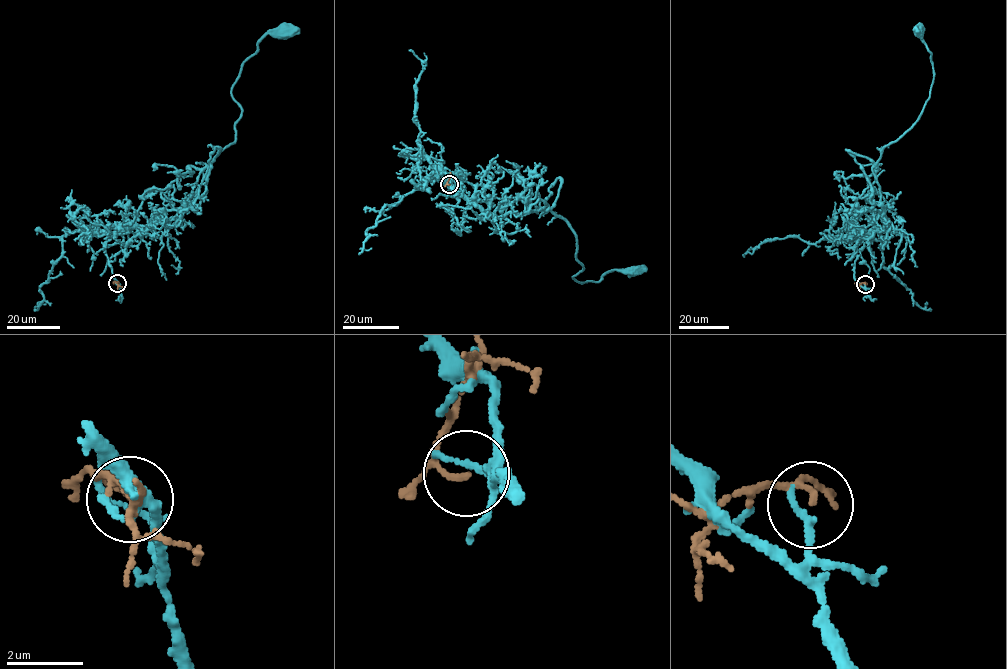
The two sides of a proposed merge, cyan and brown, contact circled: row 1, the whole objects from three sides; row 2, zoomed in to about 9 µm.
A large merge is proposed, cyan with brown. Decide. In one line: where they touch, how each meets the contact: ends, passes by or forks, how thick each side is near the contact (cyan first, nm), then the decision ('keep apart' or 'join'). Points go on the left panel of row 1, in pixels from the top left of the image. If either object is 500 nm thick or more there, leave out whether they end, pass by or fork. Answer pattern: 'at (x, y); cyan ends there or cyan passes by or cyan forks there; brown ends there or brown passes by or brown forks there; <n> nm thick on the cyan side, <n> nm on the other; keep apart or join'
at (117, 283); cyan passes by; brown ends there; 150 nm thick on the cyan side, 140 nm on the other; keep apart

